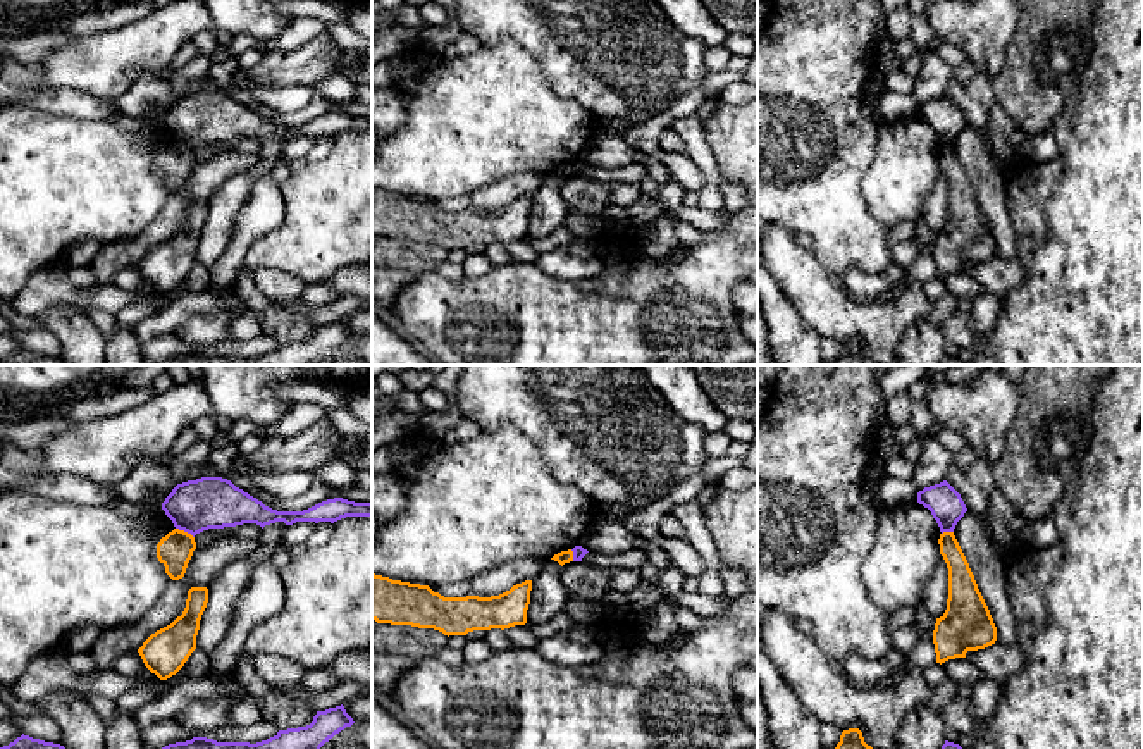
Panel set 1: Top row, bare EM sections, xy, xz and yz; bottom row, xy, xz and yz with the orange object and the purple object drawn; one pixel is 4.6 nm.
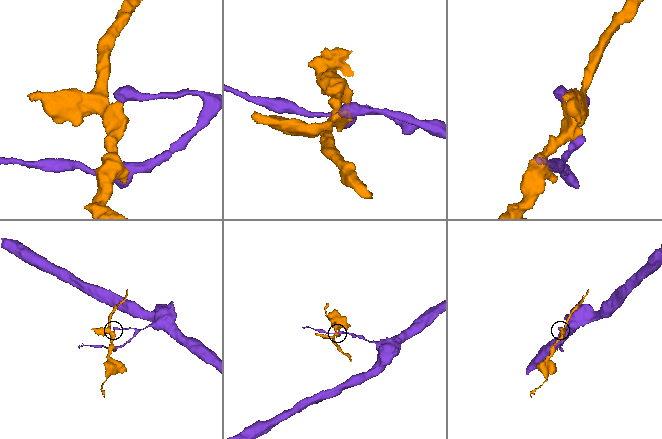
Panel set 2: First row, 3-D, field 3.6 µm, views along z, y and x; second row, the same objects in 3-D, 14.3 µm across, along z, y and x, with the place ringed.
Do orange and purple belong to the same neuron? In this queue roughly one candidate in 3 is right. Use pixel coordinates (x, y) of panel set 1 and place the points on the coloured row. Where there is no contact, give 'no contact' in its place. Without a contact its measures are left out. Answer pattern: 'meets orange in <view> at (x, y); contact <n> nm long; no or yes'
meets orange in xy at (183, 531); contact 100 nm long; no

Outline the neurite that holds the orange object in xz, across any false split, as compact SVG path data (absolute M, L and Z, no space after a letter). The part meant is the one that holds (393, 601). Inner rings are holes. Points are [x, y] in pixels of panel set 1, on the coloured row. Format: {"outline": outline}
{"outline": "M372 573L372 620L377 623L434 628L444 635L510 628L527 623L532 580L491 596L444 597L429 585Z"}

